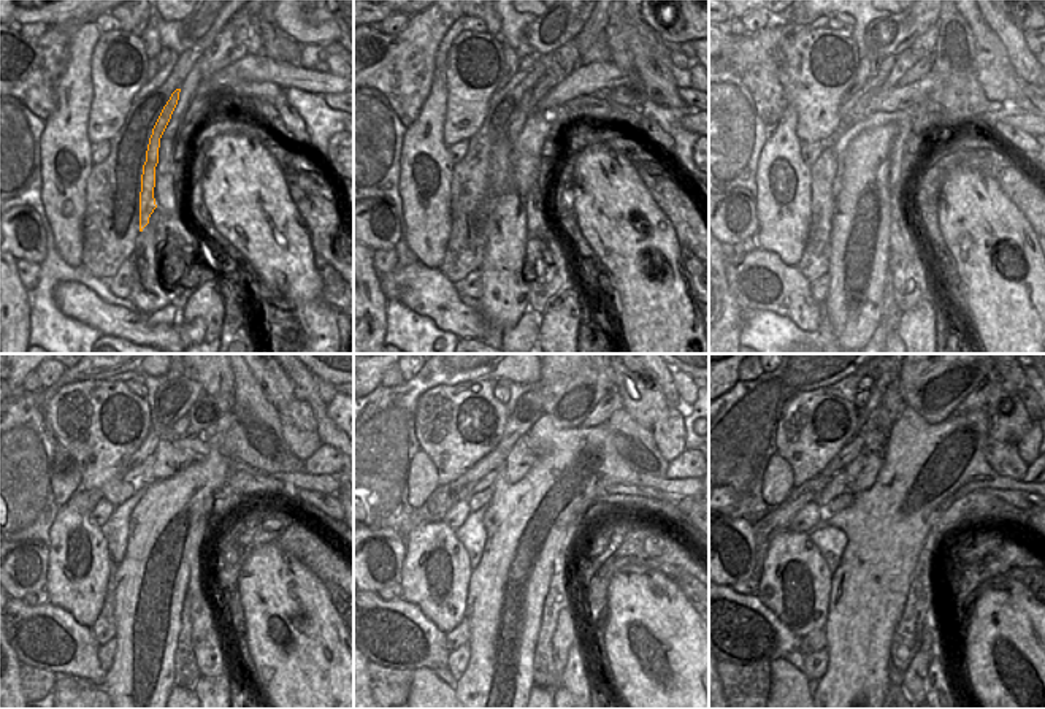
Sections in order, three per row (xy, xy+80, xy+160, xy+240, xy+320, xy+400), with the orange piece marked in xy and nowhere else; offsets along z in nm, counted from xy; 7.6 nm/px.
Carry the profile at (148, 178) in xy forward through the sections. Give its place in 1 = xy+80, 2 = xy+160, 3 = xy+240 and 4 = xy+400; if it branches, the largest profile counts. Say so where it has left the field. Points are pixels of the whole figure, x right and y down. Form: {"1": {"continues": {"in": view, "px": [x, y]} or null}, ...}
{"1": {"continues": {"in": "xy+80", "px": [501, 172]}}, "2": {"continues": {"in": "xy+160", "px": [923, 67]}}, "3": {"continues": {"in": "xy+240", "px": [224, 424]}}, "4": {"continues": {"in": "xy+400", "px": [976, 400]}}}

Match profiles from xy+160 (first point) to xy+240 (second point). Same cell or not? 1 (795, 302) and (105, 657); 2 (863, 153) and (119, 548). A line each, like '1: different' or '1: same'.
1: different
2: different

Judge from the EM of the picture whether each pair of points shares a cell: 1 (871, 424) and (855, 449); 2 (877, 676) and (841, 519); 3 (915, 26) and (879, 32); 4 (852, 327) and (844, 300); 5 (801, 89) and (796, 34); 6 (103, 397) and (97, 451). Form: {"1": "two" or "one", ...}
{"1": "one", "2": "one", "3": "one", "4": "one", "5": "one", "6": "one"}

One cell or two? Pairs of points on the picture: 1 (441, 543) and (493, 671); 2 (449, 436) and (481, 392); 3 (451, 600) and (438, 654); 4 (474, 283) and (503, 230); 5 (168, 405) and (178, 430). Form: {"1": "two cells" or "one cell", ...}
{"1": "two cells", "2": "one cell", "3": "two cells", "4": "two cells", "5": "two cells"}

